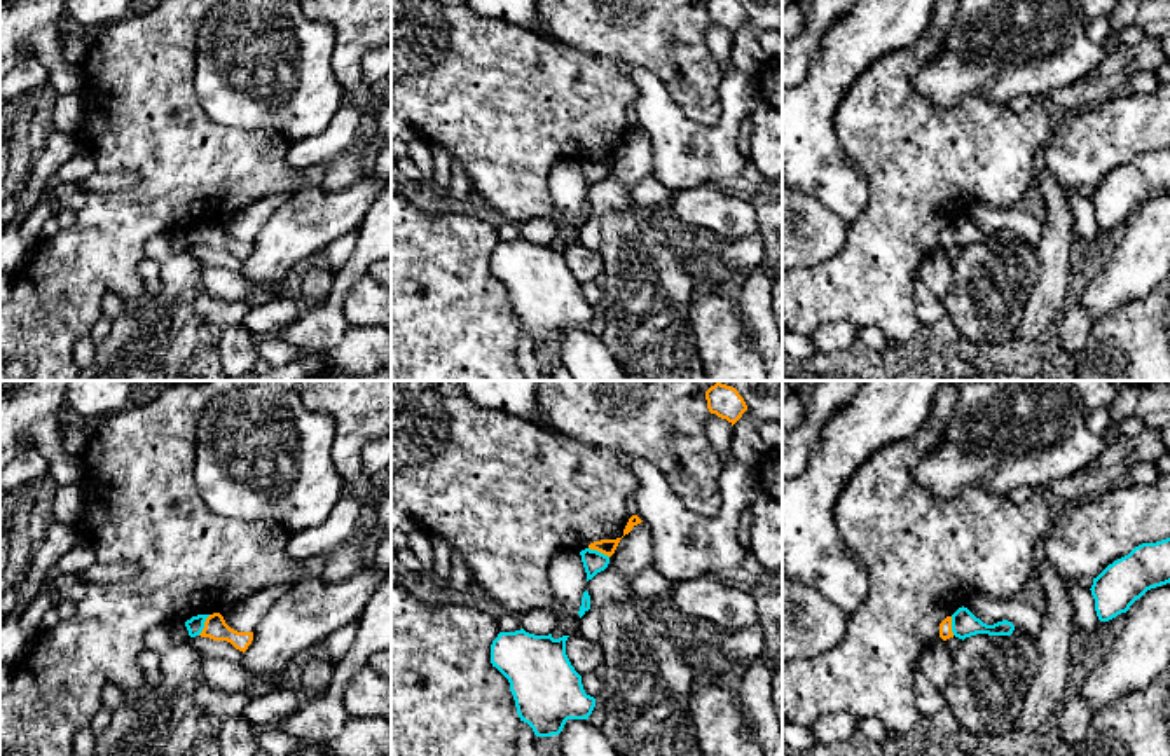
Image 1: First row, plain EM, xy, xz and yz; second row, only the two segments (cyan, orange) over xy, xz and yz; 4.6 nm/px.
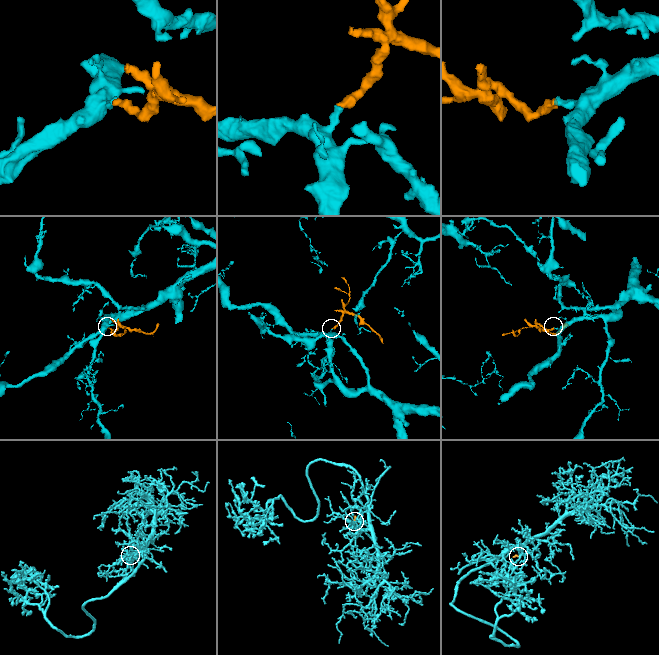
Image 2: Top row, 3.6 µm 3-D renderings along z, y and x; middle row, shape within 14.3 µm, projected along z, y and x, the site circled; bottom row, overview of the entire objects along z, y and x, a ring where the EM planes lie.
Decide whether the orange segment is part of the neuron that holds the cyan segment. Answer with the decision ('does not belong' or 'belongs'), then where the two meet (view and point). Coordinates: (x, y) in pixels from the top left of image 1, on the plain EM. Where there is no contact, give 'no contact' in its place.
belongs; contact xy (203, 234)

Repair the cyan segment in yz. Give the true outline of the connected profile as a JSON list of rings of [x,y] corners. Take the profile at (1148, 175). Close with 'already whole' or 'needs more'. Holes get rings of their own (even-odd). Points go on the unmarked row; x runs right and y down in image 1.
[[[1170,147],[1142,152],[1093,187],[1091,204],[1100,230],[1109,230],[1147,199],[1170,192]]]; already whole

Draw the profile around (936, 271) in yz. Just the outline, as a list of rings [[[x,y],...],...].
[[[936,246],[927,253],[919,267],[924,285],[939,299],[945,299],[953,281],[952,262],[945,257],[945,250]]]

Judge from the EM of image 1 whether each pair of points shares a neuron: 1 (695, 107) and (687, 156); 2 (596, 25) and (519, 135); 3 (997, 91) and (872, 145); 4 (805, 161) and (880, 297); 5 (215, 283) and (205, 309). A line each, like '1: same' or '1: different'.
1: different
2: different
3: different
4: different
5: different

